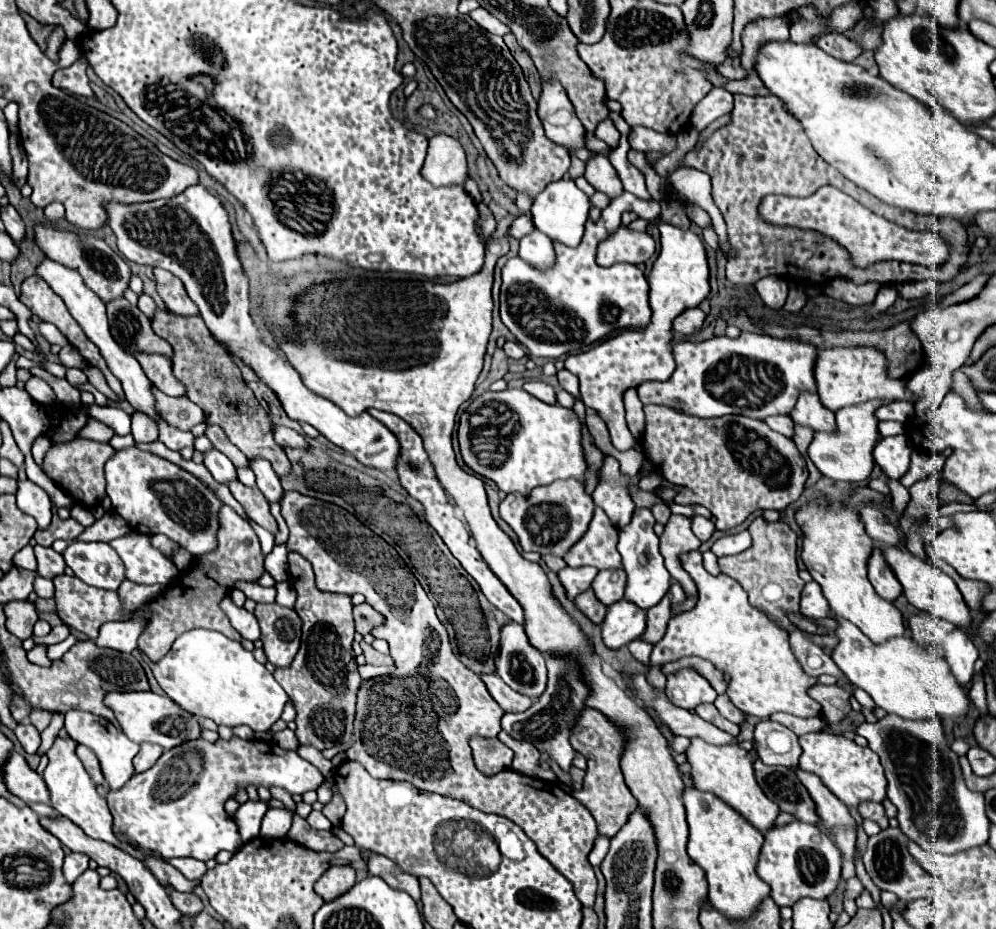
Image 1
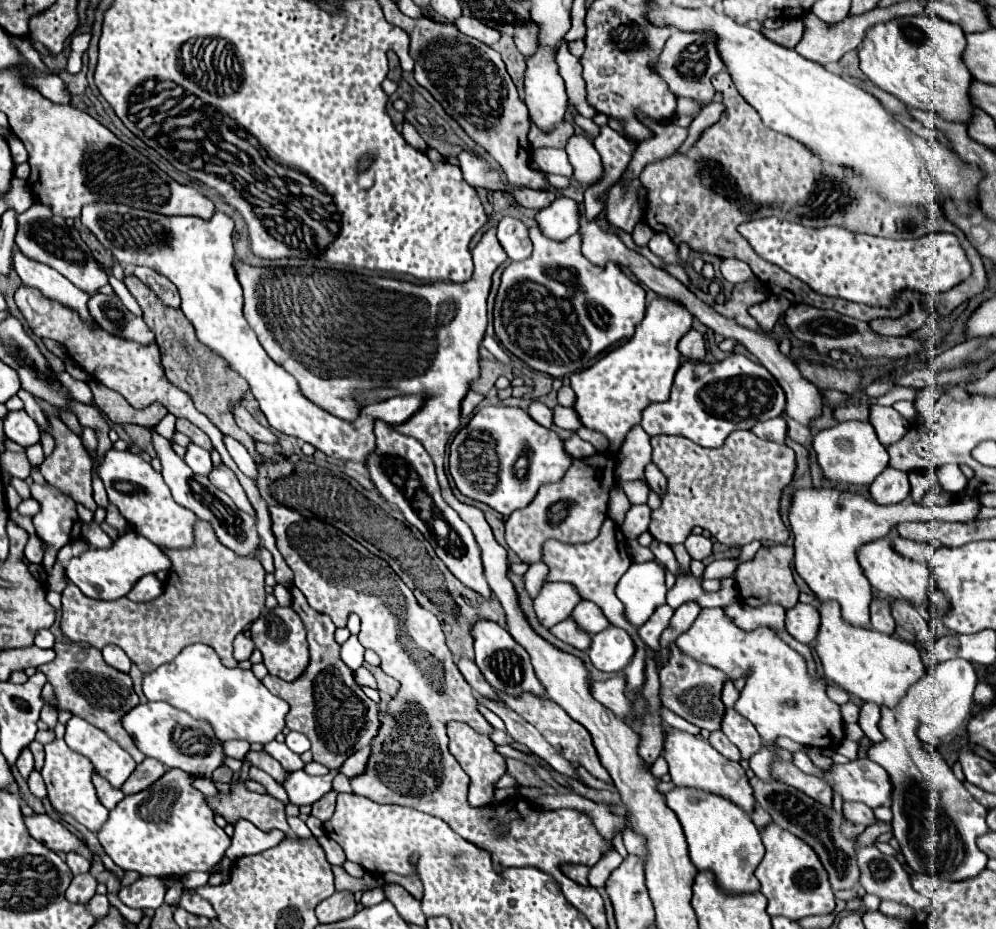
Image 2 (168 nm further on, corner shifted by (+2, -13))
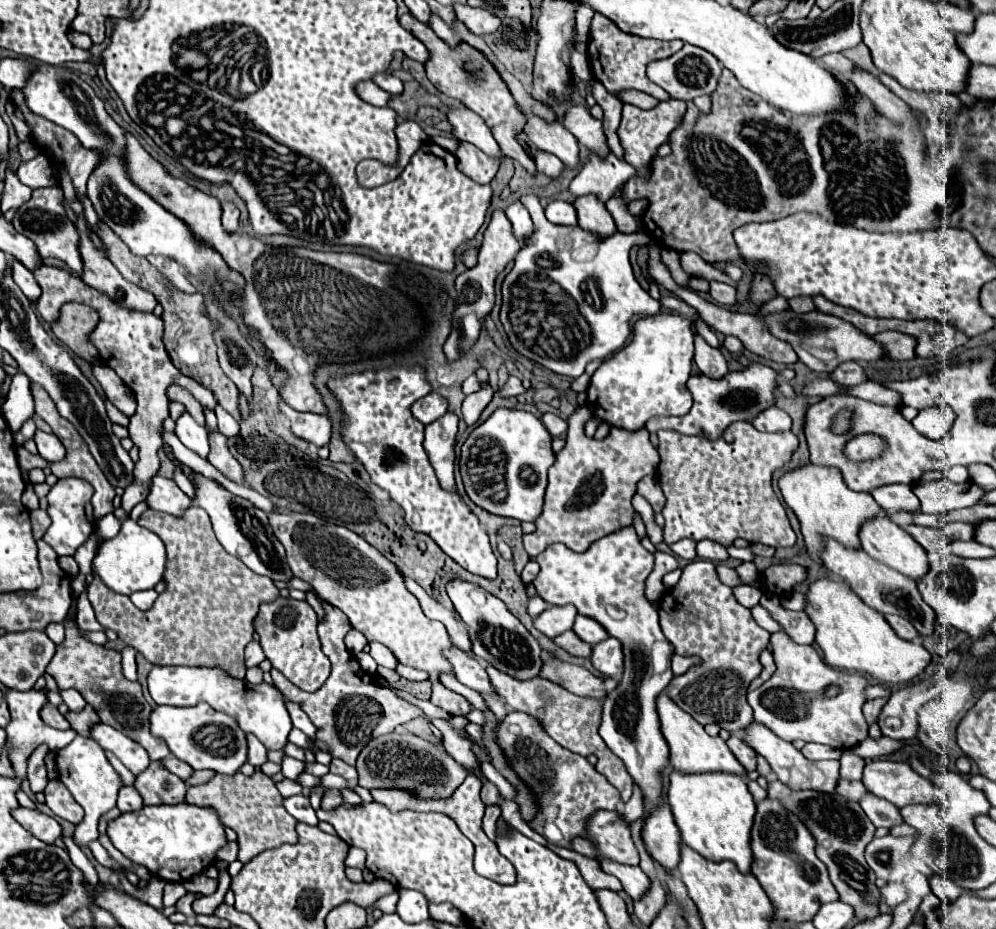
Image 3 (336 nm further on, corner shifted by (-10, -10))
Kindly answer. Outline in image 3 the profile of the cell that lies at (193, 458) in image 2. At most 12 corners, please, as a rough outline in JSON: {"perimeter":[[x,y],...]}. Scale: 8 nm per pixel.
{"perimeter":[[189,413],[177,421],[175,433],[187,449],[207,459],[207,429]]}

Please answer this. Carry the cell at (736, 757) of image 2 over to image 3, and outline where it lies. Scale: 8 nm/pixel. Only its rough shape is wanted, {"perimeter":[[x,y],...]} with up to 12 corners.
{"perimeter":[[731,735],[727,745],[737,761],[753,771],[755,751],[739,737]]}

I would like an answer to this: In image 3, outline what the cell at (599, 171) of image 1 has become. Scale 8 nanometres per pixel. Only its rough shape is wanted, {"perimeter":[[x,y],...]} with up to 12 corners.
{"perimeter":[[573,105],[563,119],[579,145],[599,159],[611,149],[601,121]]}

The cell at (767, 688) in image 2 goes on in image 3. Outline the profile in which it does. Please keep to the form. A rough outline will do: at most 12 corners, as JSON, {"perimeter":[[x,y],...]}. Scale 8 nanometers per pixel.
{"perimeter":[[785,631],[777,671],[747,695],[783,741],[841,751],[869,727],[867,679]]}

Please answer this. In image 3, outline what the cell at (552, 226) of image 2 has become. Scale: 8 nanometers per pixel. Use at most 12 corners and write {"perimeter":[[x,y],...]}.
{"perimeter":[[553,201],[545,215],[555,225],[577,225],[567,201]]}

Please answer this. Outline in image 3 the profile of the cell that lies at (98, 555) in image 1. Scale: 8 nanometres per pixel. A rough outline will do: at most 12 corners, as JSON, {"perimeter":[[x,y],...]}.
{"perimeter":[[125,521],[99,545],[93,575],[111,591],[153,589],[167,553],[153,531]]}

